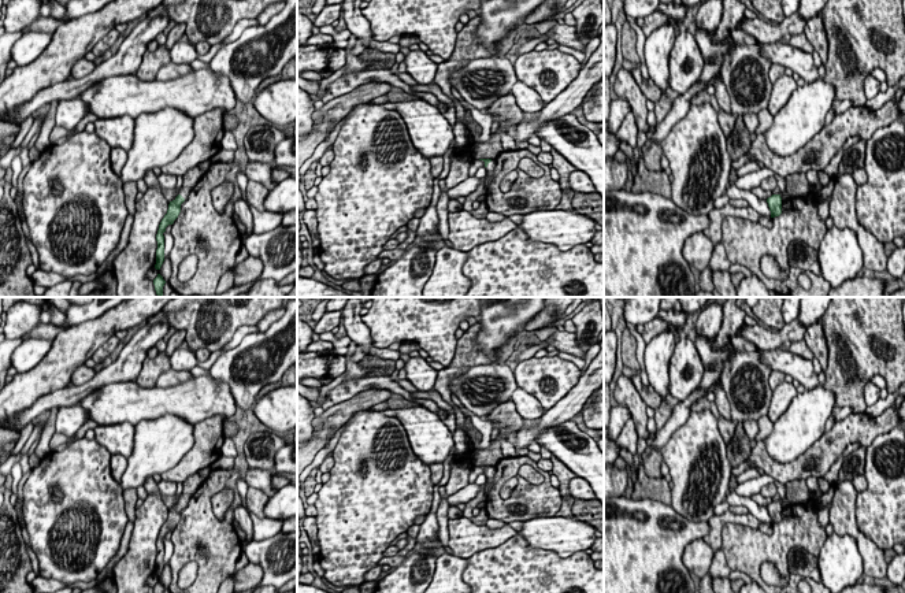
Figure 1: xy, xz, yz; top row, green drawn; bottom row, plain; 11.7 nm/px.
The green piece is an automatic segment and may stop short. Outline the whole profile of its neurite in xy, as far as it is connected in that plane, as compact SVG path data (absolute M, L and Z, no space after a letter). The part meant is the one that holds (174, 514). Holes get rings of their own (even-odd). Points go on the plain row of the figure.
M194 472L182 482L183 490L181 493L181 497L178 503L173 508L170 508L167 520L162 526L157 541L156 541L156 548L157 548L156 571L155 571L156 577L160 577L164 568L164 542L163 540L166 538L166 534L168 531L173 531L174 527L178 525L181 519L181 511L188 505L189 500L199 490L199 488L203 485L204 481L205 479L203 479L199 475L199 472Z

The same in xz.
M479 466L485 468L485 475L487 478L485 485L481 485L481 489L478 494L466 503L466 508L463 509L463 516L471 519L472 518L472 509L476 508L476 505L482 501L486 501L487 492L492 489L493 478L496 475L496 467L492 466Z

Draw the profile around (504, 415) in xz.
M511 400L498 404L489 415L489 420L498 427L498 436L486 449L475 449L471 453L474 466L494 467L501 459L501 441L507 440L511 431L519 431L523 427L523 418L518 414L515 403Z

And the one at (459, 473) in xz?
M472 446L464 455L453 455L455 466L450 467L450 477L445 485L446 496L450 496L468 485L468 477L472 467L464 464L471 460Z

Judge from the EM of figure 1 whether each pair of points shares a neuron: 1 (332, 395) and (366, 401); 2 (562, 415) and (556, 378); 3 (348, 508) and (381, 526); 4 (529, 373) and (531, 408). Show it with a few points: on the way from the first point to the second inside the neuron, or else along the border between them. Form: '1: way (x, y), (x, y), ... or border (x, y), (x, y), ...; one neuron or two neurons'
1: border (377, 386), (363, 389), (325, 410); two neurons
2: border (579, 375), (579, 380), (545, 411); two neurons
3: way (356, 508), (363, 508), (373, 518); one neuron
4: border (519, 386), (529, 392), (545, 410); two neurons

